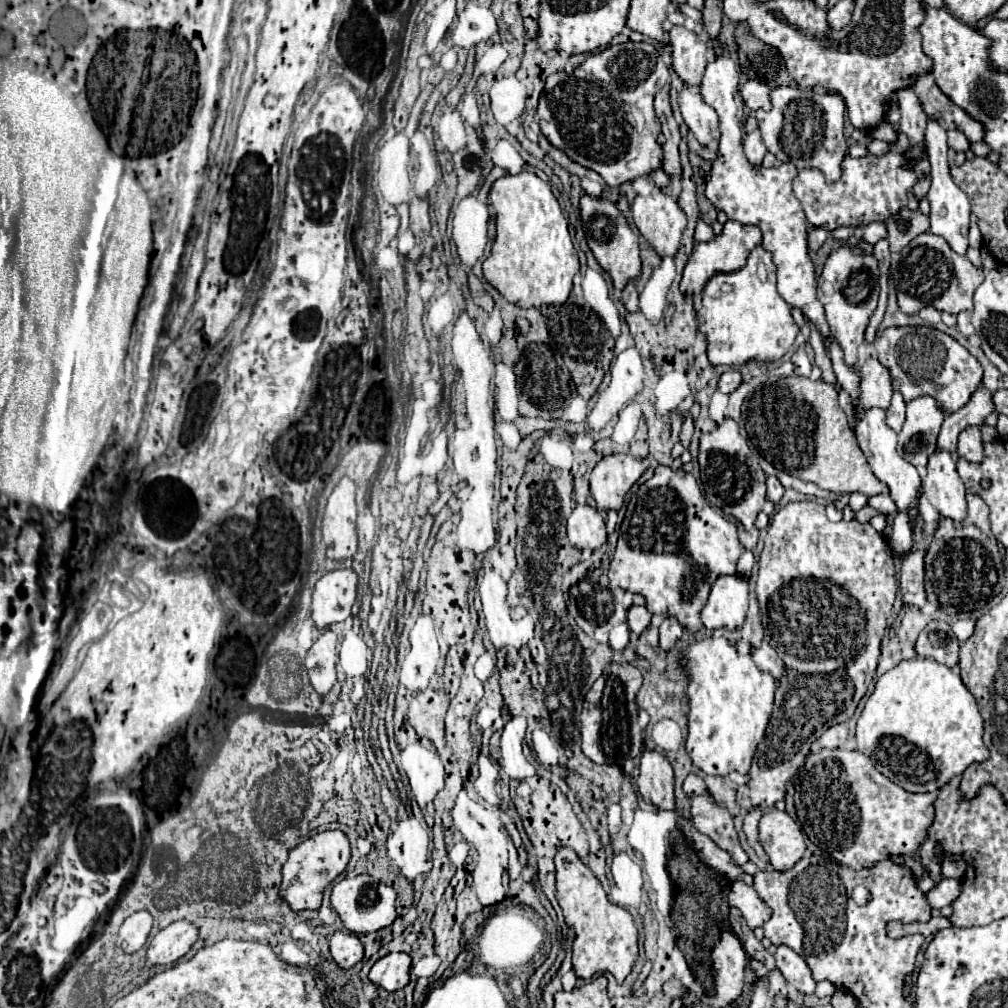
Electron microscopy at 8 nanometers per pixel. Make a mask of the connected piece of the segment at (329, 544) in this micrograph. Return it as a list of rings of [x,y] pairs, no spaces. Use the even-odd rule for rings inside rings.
[[[348,477],[340,479],[328,497],[322,521],[322,541],[328,559],[348,561],[358,549],[356,537],[356,487]]]

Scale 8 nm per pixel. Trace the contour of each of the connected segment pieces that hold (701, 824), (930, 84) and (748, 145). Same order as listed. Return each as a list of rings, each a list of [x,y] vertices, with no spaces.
[[[710,795],[692,797],[692,825],[708,835],[720,849],[726,849],[732,853],[734,865],[744,865],[748,861],[748,855],[742,851],[738,843],[738,835],[734,831],[732,817],[728,815],[724,805],[718,805]]]
[[[932,73],[922,75],[912,89],[916,91],[926,115],[936,119],[940,127],[962,131],[970,143],[984,141],[986,127],[982,127],[982,123],[978,123],[976,119],[970,119],[970,115],[966,115],[966,111],[962,111],[958,105],[950,103],[950,99],[934,83]]]
[[[758,129],[752,131],[752,133],[748,133],[748,137],[744,139],[744,151],[746,151],[746,157],[748,157],[748,161],[752,165],[760,165],[762,163],[762,159],[764,159],[764,155],[766,155],[768,149],[766,149],[766,145],[764,145],[762,135],[760,135]]]

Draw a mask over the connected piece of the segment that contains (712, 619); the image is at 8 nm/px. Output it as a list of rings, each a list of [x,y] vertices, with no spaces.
[[[720,575],[712,585],[708,603],[702,609],[706,629],[736,629],[748,611],[748,579],[742,575]]]

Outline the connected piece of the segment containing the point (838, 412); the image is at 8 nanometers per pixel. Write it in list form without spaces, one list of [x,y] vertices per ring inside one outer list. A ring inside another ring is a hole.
[[[784,377],[774,383],[762,383],[746,397],[742,419],[752,445],[776,469],[840,495],[864,493],[872,497],[886,493],[886,485],[870,471],[856,443],[834,385],[808,377]]]

